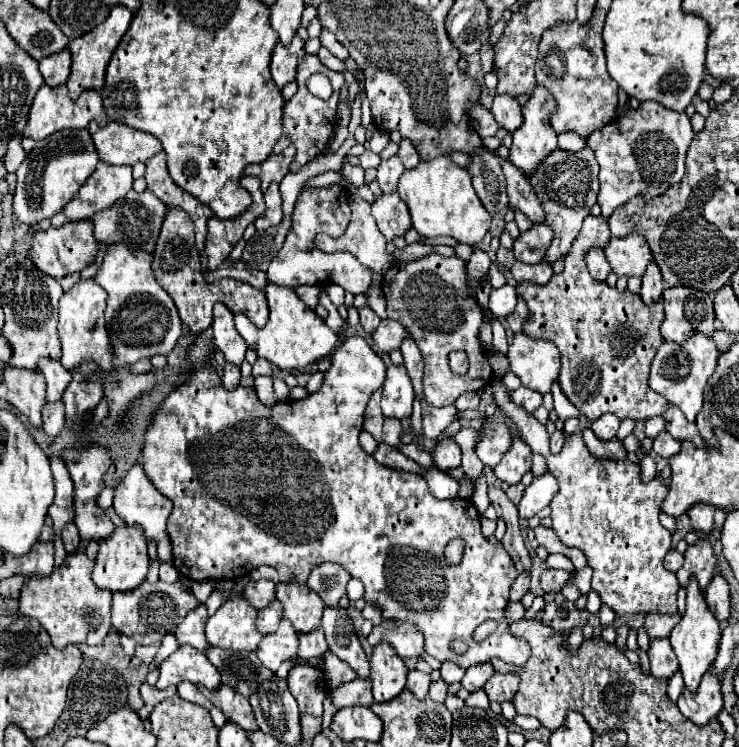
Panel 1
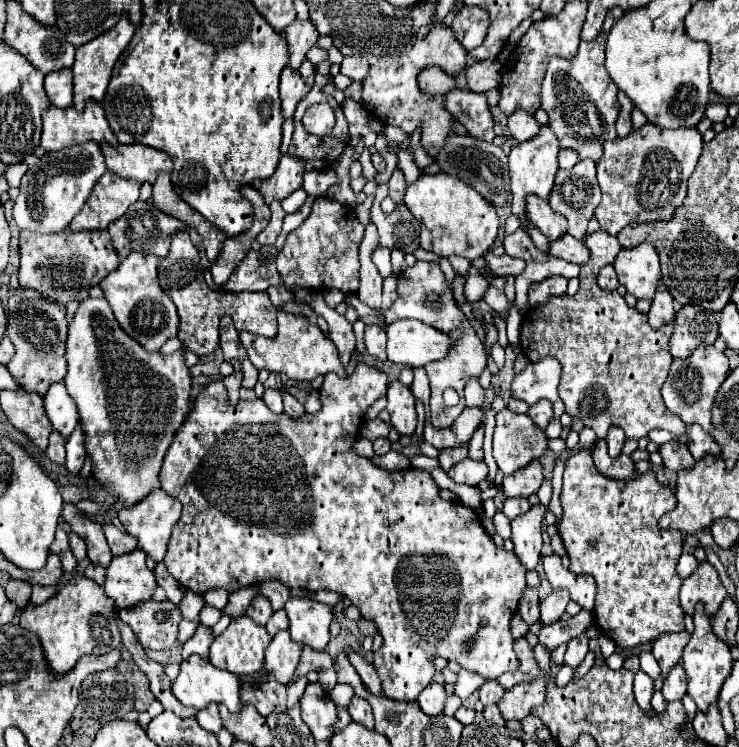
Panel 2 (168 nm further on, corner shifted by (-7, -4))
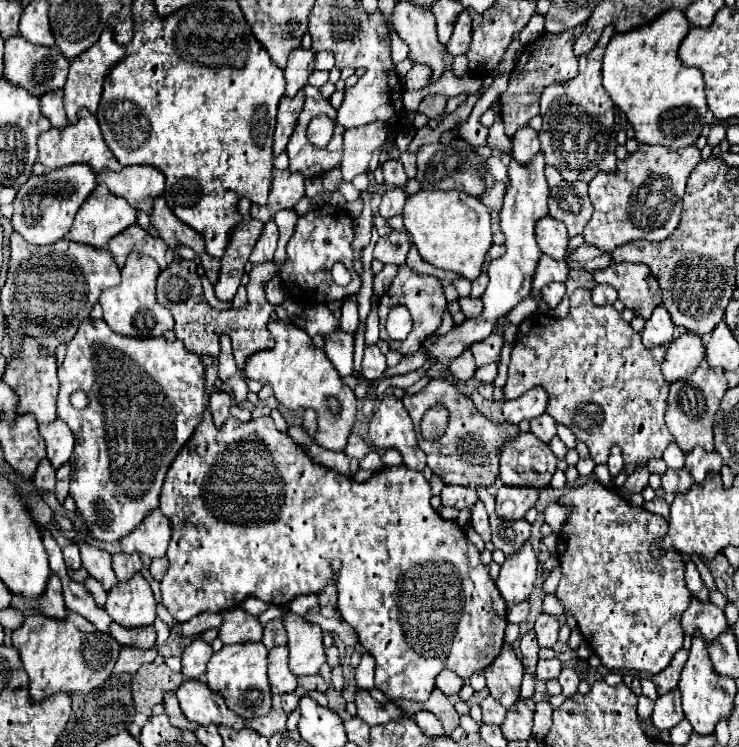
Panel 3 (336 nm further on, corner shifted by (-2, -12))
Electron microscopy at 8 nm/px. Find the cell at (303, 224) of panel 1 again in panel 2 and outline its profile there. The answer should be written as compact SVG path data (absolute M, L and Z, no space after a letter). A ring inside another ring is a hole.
M329 198L315 200L311 214L303 220L303 224L297 230L293 230L287 236L285 246L281 248L277 256L277 270L287 290L293 290L295 286L309 288L309 290L337 288L347 294L357 294L359 290L359 244L363 242L365 226L356 217L350 219L349 214L351 214L351 208L339 204L337 200L329 200Z

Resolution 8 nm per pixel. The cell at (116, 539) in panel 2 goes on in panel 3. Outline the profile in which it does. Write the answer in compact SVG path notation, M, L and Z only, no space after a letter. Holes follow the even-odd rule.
M120 552L120 554L112 556L112 568L114 568L120 582L128 582L136 572L140 572L144 568L144 564L138 554L126 556L124 552Z

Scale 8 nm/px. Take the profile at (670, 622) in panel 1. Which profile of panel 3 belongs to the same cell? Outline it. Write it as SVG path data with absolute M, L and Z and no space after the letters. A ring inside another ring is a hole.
M680 650L674 654L674 660L670 662L670 668L662 670L658 676L652 676L652 682L656 684L656 690L658 690L658 696L662 694L668 694L672 690L678 688L678 680L680 680L680 672L684 668L688 660L688 652L686 650Z

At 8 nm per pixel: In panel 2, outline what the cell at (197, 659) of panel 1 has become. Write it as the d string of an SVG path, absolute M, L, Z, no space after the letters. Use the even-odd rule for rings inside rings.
M189 656L187 660L181 662L181 670L179 676L173 680L171 690L175 694L175 698L185 704L185 706L193 706L197 710L205 708L209 702L221 702L229 708L231 714L237 714L241 708L241 700L239 700L239 678L227 670L215 668L209 660L203 660L199 656Z

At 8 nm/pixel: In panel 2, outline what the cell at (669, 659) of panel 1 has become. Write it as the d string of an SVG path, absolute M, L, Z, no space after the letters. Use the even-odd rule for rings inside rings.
M675 664L663 682L663 688L661 688L663 698L667 702L681 700L685 696L685 690L687 690L687 676L683 670L683 664Z

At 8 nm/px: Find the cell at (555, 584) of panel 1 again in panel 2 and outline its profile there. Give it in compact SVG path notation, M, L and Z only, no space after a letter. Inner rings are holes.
M565 588L551 590L551 594L545 600L541 600L541 620L545 624L559 620L561 614L565 612L567 602L569 602L569 592Z

